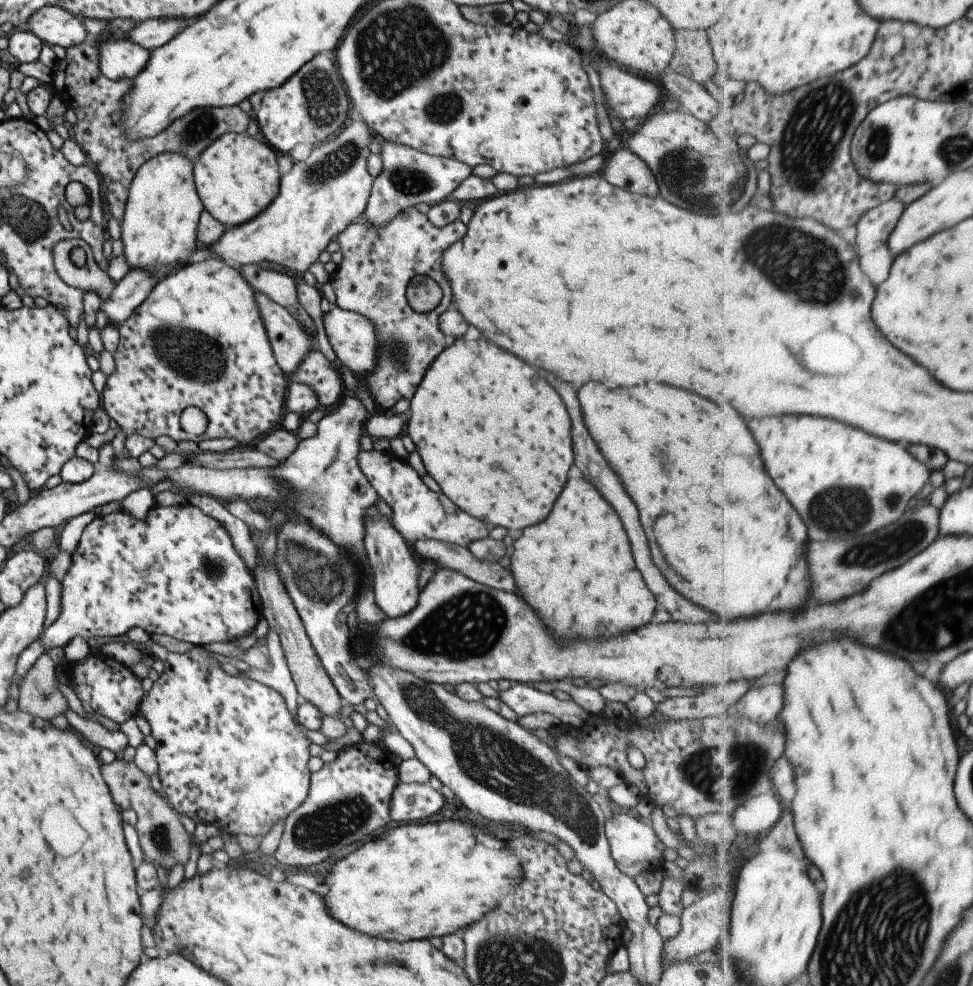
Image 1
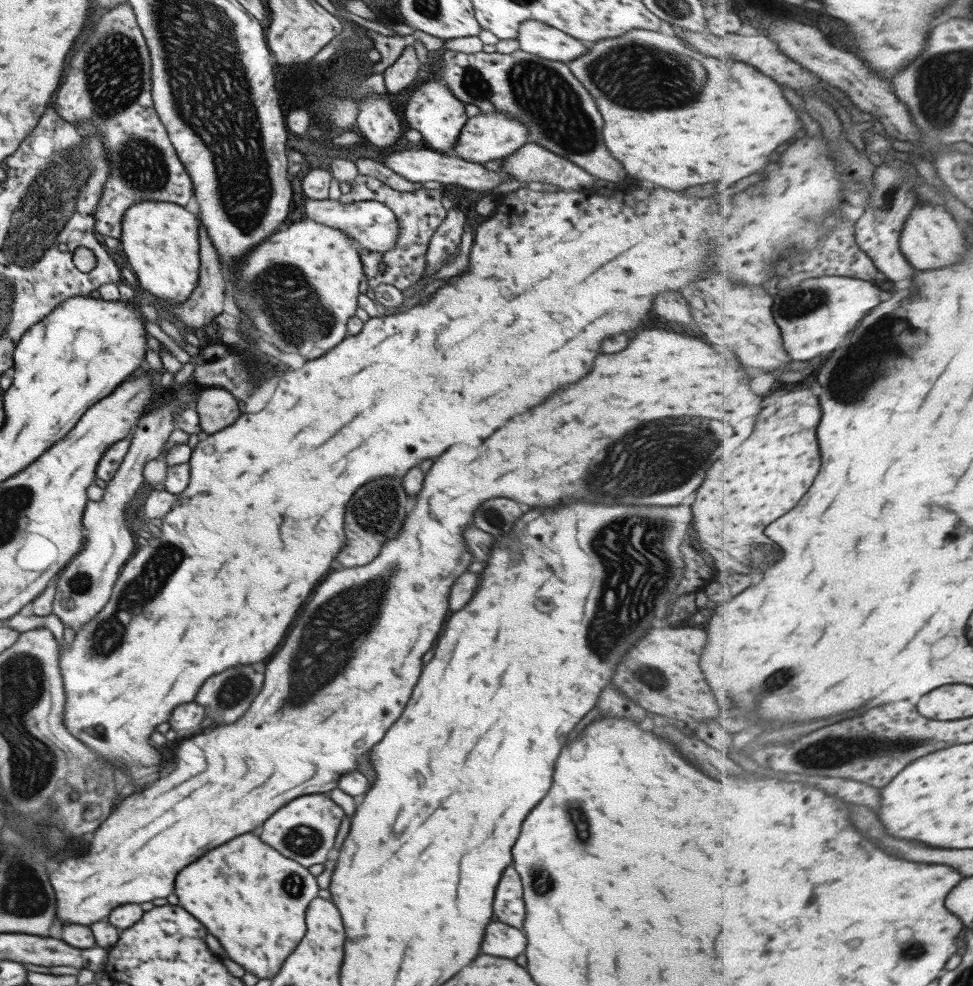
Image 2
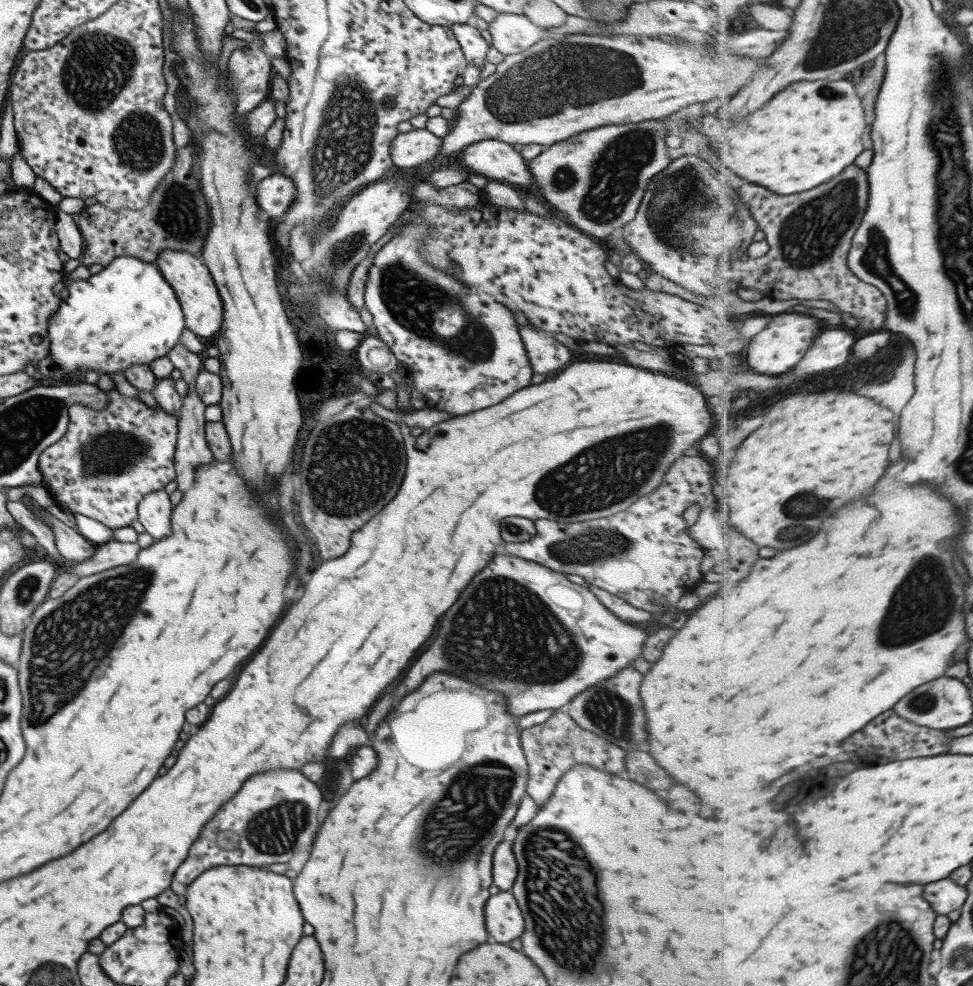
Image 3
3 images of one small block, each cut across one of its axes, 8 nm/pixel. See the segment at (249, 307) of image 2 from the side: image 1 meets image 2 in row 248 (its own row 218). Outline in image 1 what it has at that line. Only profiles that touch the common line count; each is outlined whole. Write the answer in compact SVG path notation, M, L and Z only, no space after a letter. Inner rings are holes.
M361 118L353 120L340 134L315 146L306 160L295 162L290 172L280 177L279 191L271 204L252 220L227 228L219 241L208 247L209 254L234 267L266 262L294 272L310 270L326 246L363 215L371 195L374 179L367 169L368 155L371 153L368 144L375 134Z

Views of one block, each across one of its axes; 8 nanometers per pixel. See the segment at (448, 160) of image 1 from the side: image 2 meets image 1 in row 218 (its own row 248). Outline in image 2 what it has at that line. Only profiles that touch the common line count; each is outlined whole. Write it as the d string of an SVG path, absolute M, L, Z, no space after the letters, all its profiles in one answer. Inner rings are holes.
M305 196L304 212L306 212L308 219L345 232L357 246L364 247L372 252L391 251L397 243L399 224L394 211L375 200L342 204L338 199L314 200Z

